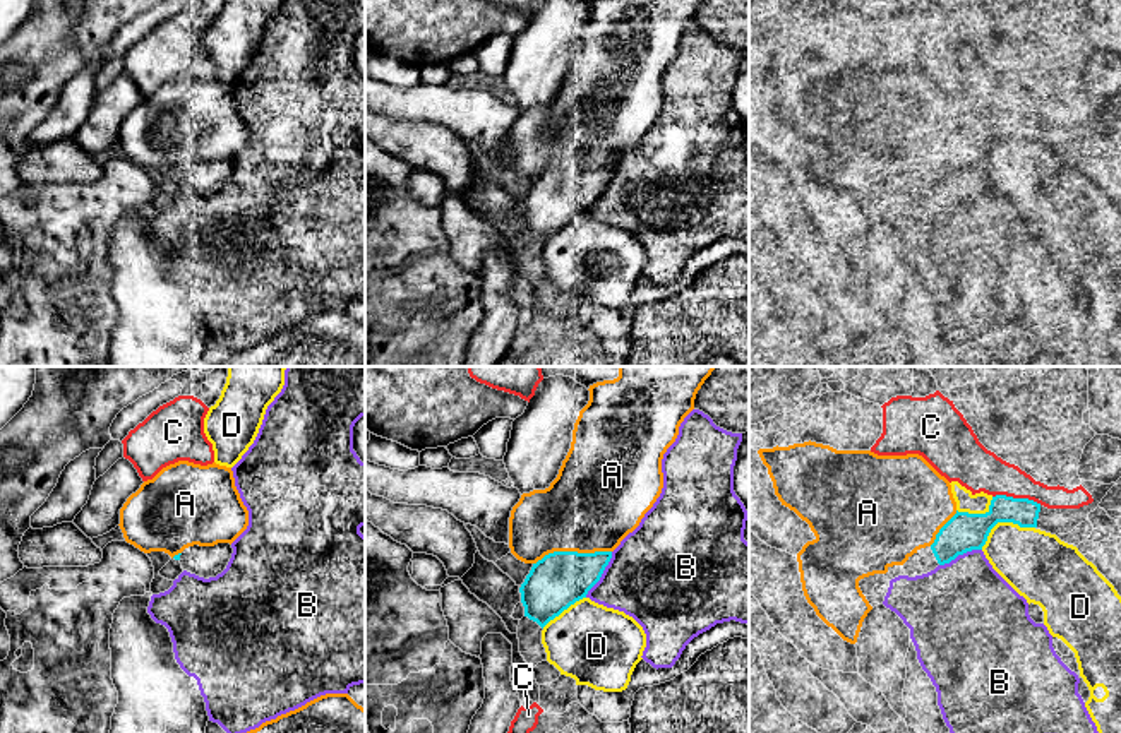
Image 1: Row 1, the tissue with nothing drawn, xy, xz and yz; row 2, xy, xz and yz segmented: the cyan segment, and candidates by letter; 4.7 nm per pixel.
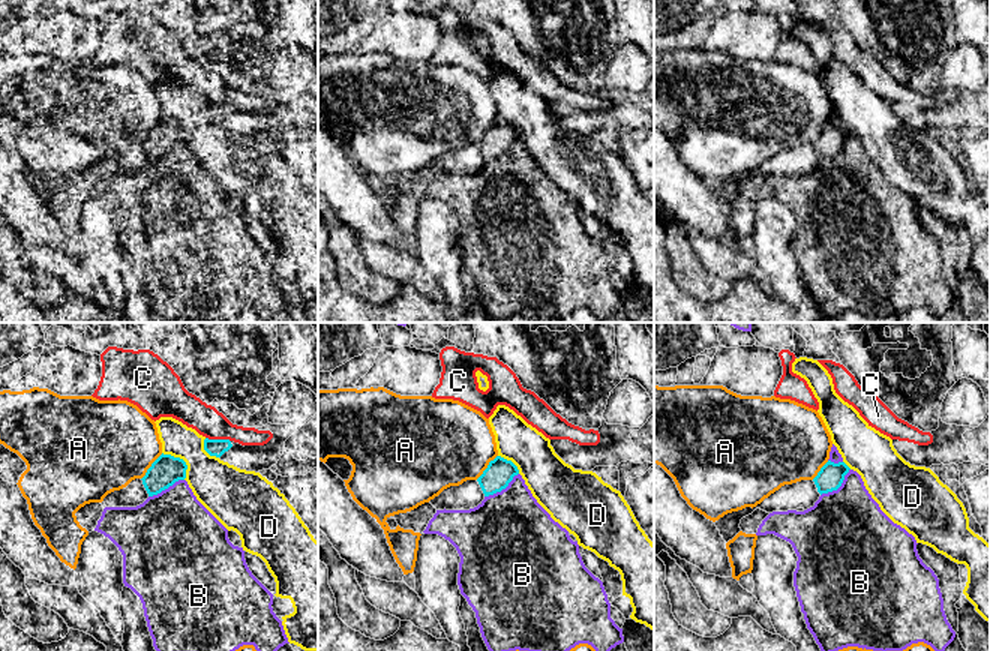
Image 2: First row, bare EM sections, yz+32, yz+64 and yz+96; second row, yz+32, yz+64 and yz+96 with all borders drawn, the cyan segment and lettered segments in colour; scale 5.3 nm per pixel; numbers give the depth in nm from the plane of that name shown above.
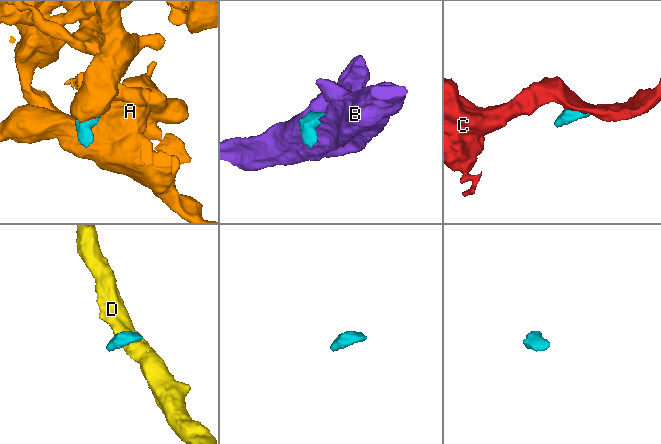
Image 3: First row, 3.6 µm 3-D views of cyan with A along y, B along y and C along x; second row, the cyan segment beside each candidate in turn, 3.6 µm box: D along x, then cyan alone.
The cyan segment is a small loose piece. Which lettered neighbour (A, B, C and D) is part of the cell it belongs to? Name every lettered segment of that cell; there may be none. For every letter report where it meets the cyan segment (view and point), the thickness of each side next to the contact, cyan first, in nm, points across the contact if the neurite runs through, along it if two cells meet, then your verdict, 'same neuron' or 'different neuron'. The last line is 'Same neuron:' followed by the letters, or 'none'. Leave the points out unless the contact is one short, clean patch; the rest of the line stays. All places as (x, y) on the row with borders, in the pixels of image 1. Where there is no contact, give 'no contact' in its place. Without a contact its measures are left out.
A: contact xz (571, 552); calibres 260 and 420 nm; different neuron
B: contact xz (602, 572); calibres 260 and 440 nm; different neuron
C: contact yz (1017, 499); calibres 140 and 200 nm; different neuron
D: contact yz (1003, 521); calibres 180 and 300 nm; different neuron
Same neuron: none

